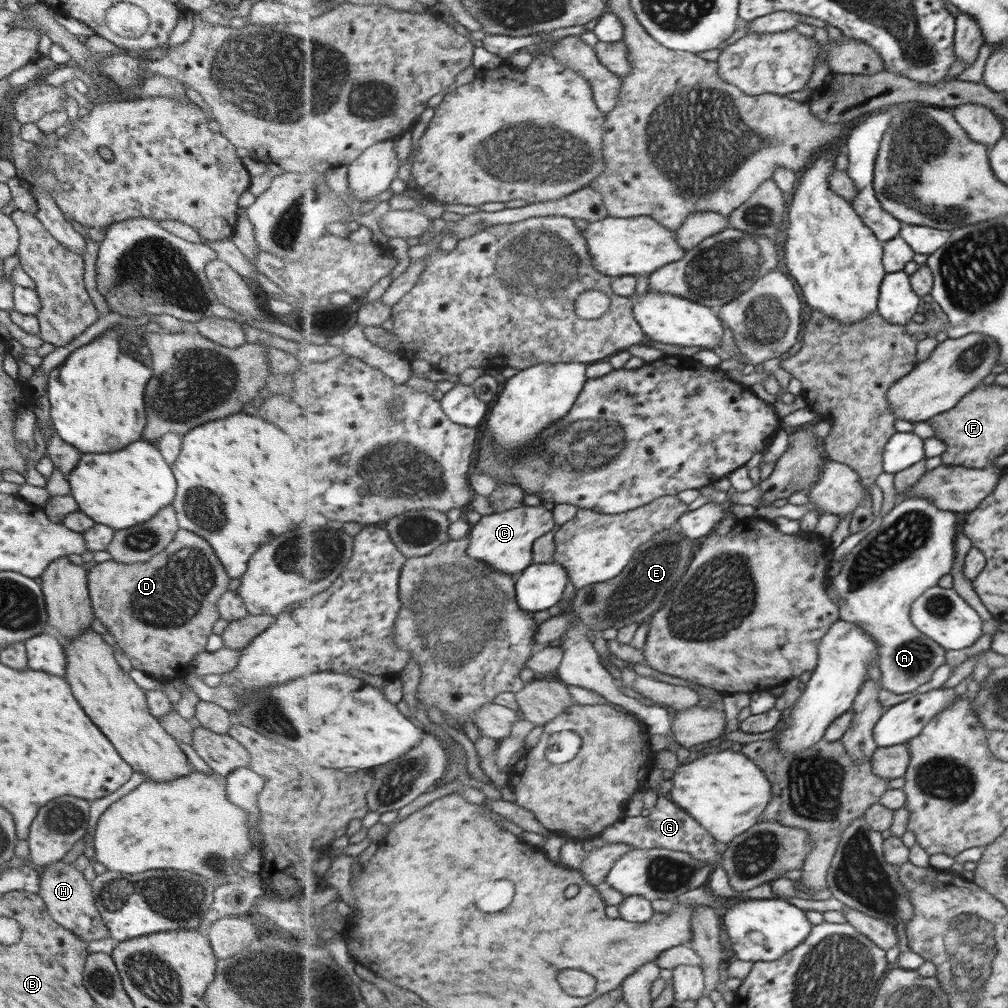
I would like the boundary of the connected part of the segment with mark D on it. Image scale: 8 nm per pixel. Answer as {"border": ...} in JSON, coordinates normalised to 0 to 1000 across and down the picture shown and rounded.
{"border":[[[177,524],[173,533],[170,535],[170,538],[168,538],[162,546],[153,550],[146,558],[122,560],[109,555],[96,559],[90,563],[85,568],[84,573],[91,609],[106,623],[106,626],[110,631],[110,638],[114,641],[118,641],[118,643],[122,645],[123,649],[127,652],[128,657],[131,659],[132,665],[143,667],[160,676],[162,674],[170,675],[181,673],[189,663],[188,657],[191,655],[192,650],[202,646],[205,631],[209,629],[209,621],[211,621],[211,617],[218,612],[214,604],[214,597],[215,594],[225,586],[225,581],[227,579],[227,573],[225,572],[225,568],[222,566],[221,562],[219,562],[219,559],[216,557],[216,554],[213,552],[213,549],[206,538],[196,530]]]}

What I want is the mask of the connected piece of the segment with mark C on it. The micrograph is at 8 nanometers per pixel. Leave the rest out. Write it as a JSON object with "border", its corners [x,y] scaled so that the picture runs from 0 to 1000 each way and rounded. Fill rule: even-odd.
{"border":[[[513,501],[507,506],[503,506],[498,509],[488,509],[486,511],[480,511],[471,520],[466,522],[465,529],[463,531],[466,536],[466,543],[464,544],[464,550],[467,554],[485,562],[488,562],[491,565],[496,565],[498,568],[514,570],[518,568],[524,562],[530,559],[529,543],[531,537],[541,530],[545,530],[548,526],[554,523],[551,514],[549,514],[549,508],[539,504],[539,502],[522,502]]]}

